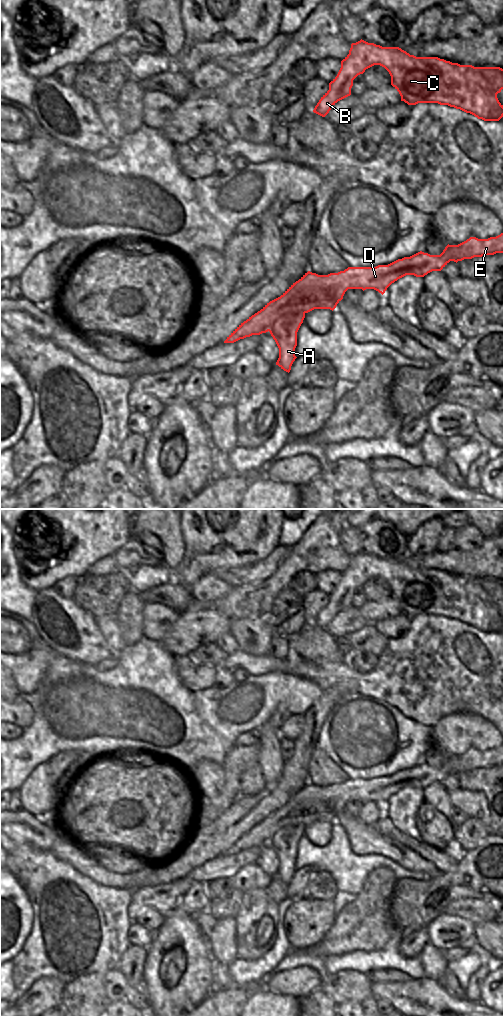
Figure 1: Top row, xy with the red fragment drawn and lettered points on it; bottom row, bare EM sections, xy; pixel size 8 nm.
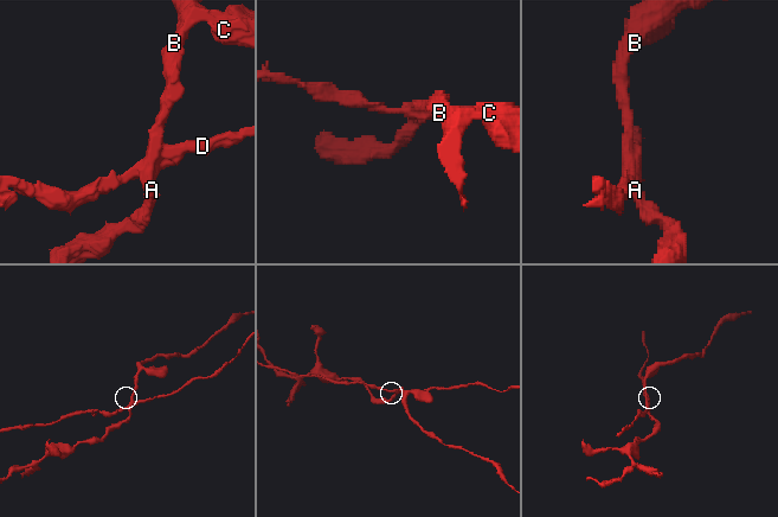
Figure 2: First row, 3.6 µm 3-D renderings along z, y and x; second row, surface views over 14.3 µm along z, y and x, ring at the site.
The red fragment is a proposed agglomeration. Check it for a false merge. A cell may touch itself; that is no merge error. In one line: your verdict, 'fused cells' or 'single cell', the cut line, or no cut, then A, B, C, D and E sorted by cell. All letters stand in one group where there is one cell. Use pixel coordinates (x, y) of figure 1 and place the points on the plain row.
fused cells | xy (305, 824), (286, 825), (268, 842) | A B C / D E

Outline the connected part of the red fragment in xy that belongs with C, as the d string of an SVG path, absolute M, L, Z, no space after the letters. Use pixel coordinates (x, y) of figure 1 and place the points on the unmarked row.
M362 551L351 556L349 566L341 573L337 588L329 595L329 602L321 609L313 624L325 629L338 613L351 607L353 592L374 577L380 577L389 584L391 597L399 604L401 613L408 617L448 617L484 633L499 633L503 629L503 617L497 610L503 601L502 580L460 577L438 569L416 569L399 559L382 559Z

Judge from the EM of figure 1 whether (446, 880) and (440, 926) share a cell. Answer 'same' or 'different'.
different

